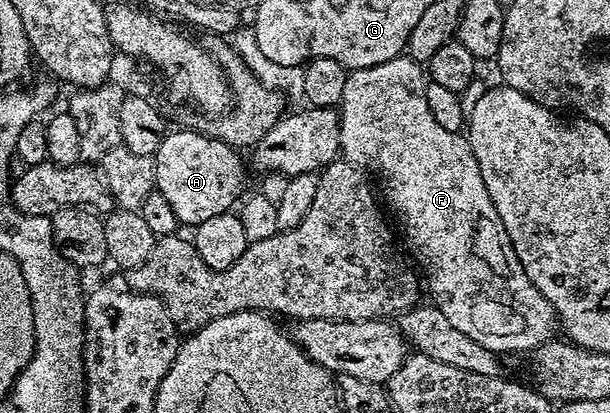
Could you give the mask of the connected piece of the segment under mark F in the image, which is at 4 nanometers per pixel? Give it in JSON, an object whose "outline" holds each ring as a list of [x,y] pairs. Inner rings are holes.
{"outline":[[[406,54],[394,56],[392,60],[382,60],[377,66],[348,71],[345,78],[345,94],[337,105],[339,125],[341,126],[341,146],[339,150],[342,159],[348,160],[350,164],[366,170],[372,177],[375,175],[379,179],[380,189],[378,188],[378,191],[381,196],[381,191],[383,191],[388,206],[395,211],[396,218],[404,224],[403,232],[407,235],[408,242],[415,247],[416,258],[423,263],[424,273],[422,272],[422,275],[425,277],[426,291],[427,288],[431,291],[432,297],[430,296],[430,299],[435,307],[441,310],[441,314],[445,314],[445,318],[449,318],[449,322],[453,322],[453,326],[457,326],[457,330],[469,334],[469,338],[473,338],[473,342],[481,342],[481,346],[485,346],[485,350],[496,354],[504,354],[503,352],[528,353],[556,335],[557,317],[555,308],[541,294],[541,290],[537,290],[537,286],[533,286],[529,274],[525,274],[525,270],[517,258],[517,250],[513,250],[513,242],[509,242],[509,234],[501,222],[501,214],[497,214],[497,206],[493,206],[493,198],[489,198],[489,190],[485,190],[485,178],[481,178],[481,166],[473,154],[466,135],[453,130],[445,130],[445,126],[440,126],[437,118],[433,118],[432,112],[429,111],[429,102],[425,102],[425,90],[428,83],[424,65],[418,64],[416,60],[411,59]]]}

